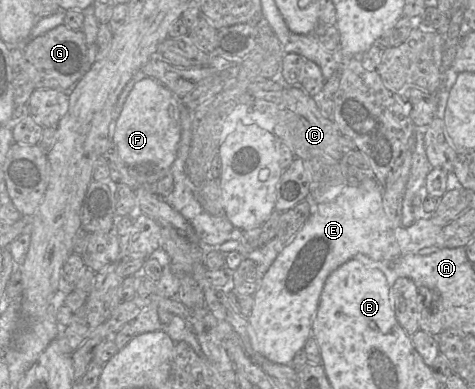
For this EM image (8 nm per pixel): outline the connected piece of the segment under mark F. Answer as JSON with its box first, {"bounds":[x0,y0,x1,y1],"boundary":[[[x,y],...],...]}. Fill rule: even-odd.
{"bounds":[112,77,181,170],"boundary":[[[150,77],[135,83],[117,119],[112,141],[128,166],[152,165],[169,170],[177,156],[181,138],[180,99]]]}

